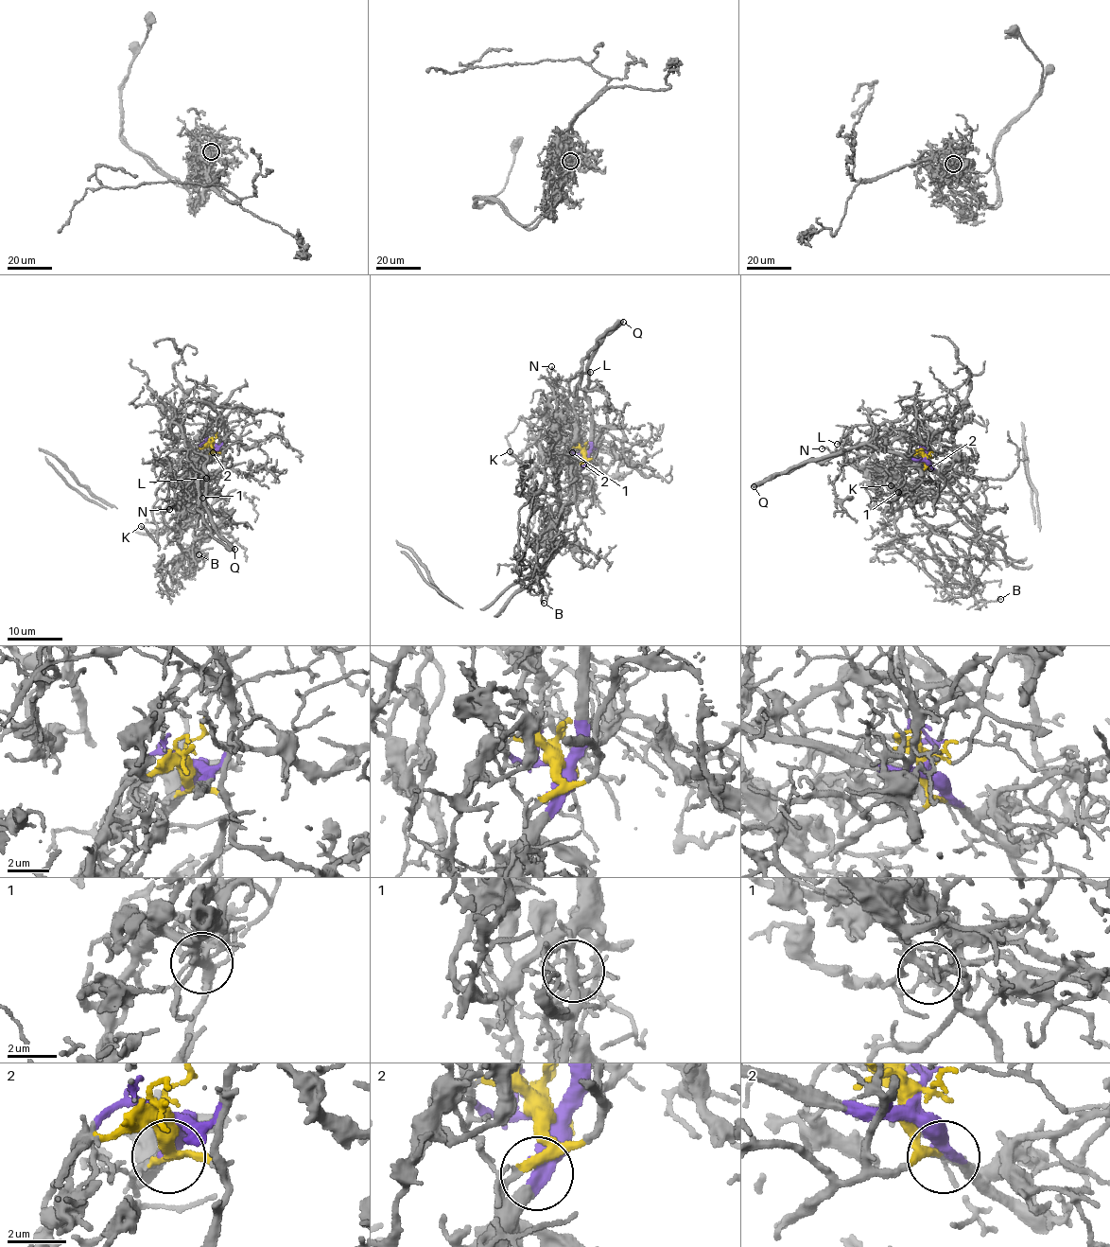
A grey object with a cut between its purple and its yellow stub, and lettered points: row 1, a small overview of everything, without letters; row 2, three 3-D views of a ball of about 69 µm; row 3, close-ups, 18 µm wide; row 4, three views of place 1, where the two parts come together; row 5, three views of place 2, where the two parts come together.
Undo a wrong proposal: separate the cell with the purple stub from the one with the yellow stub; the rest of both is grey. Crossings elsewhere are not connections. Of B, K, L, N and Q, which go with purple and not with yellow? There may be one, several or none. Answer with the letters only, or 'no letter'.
K, L, Q

